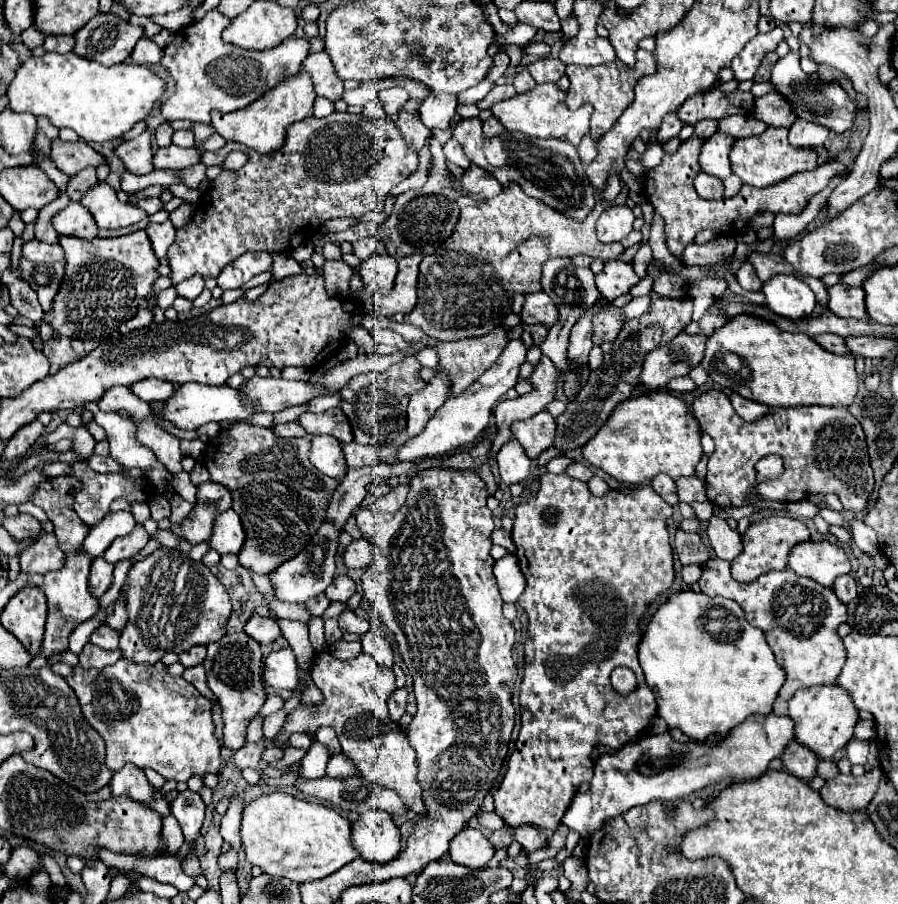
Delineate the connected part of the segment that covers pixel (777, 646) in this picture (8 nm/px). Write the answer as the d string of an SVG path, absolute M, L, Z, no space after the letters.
M710 558L702 566L702 578L698 584L704 594L736 600L742 606L746 620L764 630L770 648L788 674L778 694L780 698L790 700L798 688L836 682L846 660L846 650L836 630L846 622L848 608L836 598L832 588L818 584L812 578L798 576L790 568L774 570L754 582L740 584L730 576L730 562L720 558Z

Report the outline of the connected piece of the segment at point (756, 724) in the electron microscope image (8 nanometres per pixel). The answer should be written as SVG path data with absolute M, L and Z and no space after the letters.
M770 714L766 718L748 718L746 722L742 722L742 726L736 726L734 730L730 730L730 738L722 738L722 740L714 736L714 738L708 738L706 742L692 740L688 744L680 744L680 742L672 740L670 732L646 734L640 740L626 744L622 750L618 750L614 754L604 754L596 760L594 776L590 780L590 790L580 792L576 796L574 808L578 806L578 810L572 810L572 806L570 806L570 810L564 814L562 822L570 830L576 830L580 836L588 836L588 834L600 830L608 818L626 814L634 806L642 806L652 800L678 802L706 786L716 786L720 782L722 782L722 786L728 786L734 778L740 778L740 780L758 778L766 770L770 760L774 760L782 754L782 750L786 748L786 742L792 742L792 740L794 740L794 724L790 722L790 718L788 716L778 718L774 714Z

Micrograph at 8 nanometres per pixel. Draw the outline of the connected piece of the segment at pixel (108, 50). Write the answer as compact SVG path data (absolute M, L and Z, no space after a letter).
M112 12L94 16L86 26L74 34L74 54L96 60L104 66L122 64L130 54L136 42L142 38L142 28L122 22Z

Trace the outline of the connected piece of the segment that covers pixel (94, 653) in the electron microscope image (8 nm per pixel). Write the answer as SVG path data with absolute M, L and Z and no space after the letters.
M86 644L84 650L82 650L82 654L80 654L80 666L84 670L88 670L88 668L96 668L98 670L98 668L102 668L106 664L118 662L120 658L122 658L120 650L108 652L108 650L102 650L102 648L94 646L94 644Z

